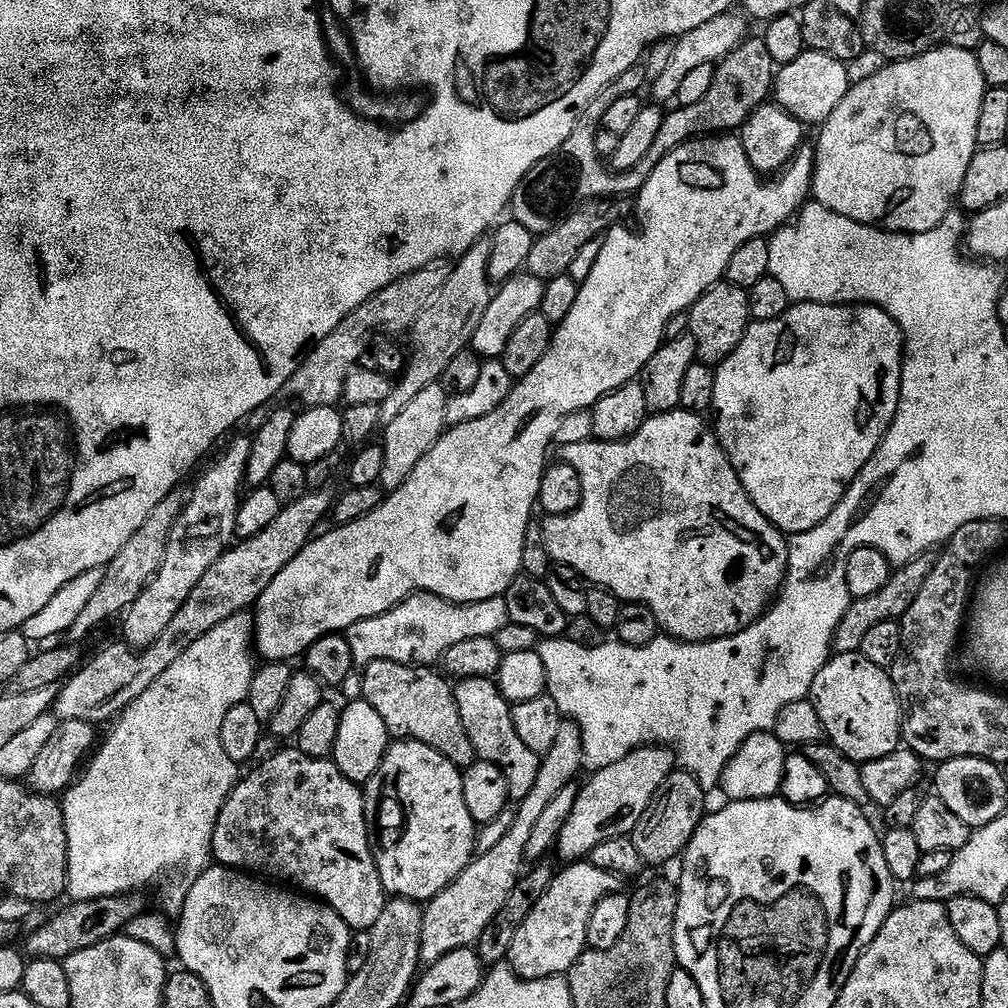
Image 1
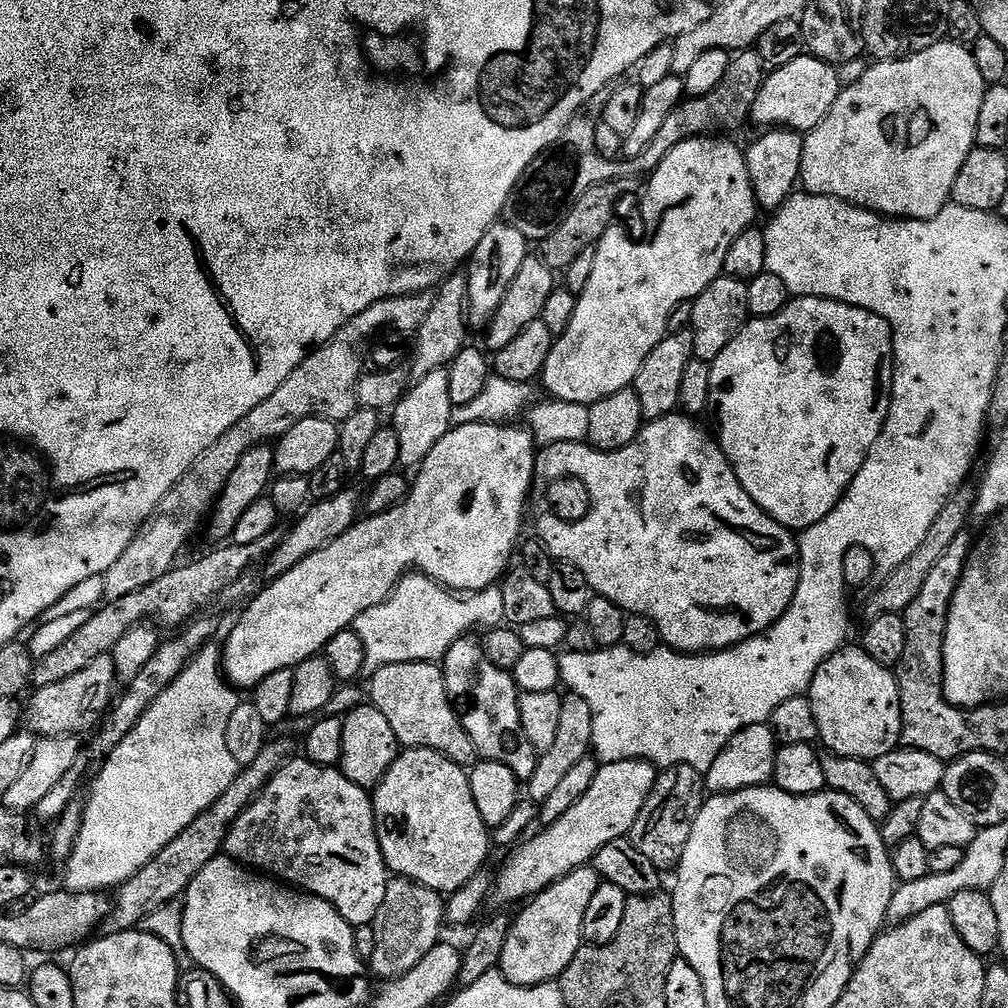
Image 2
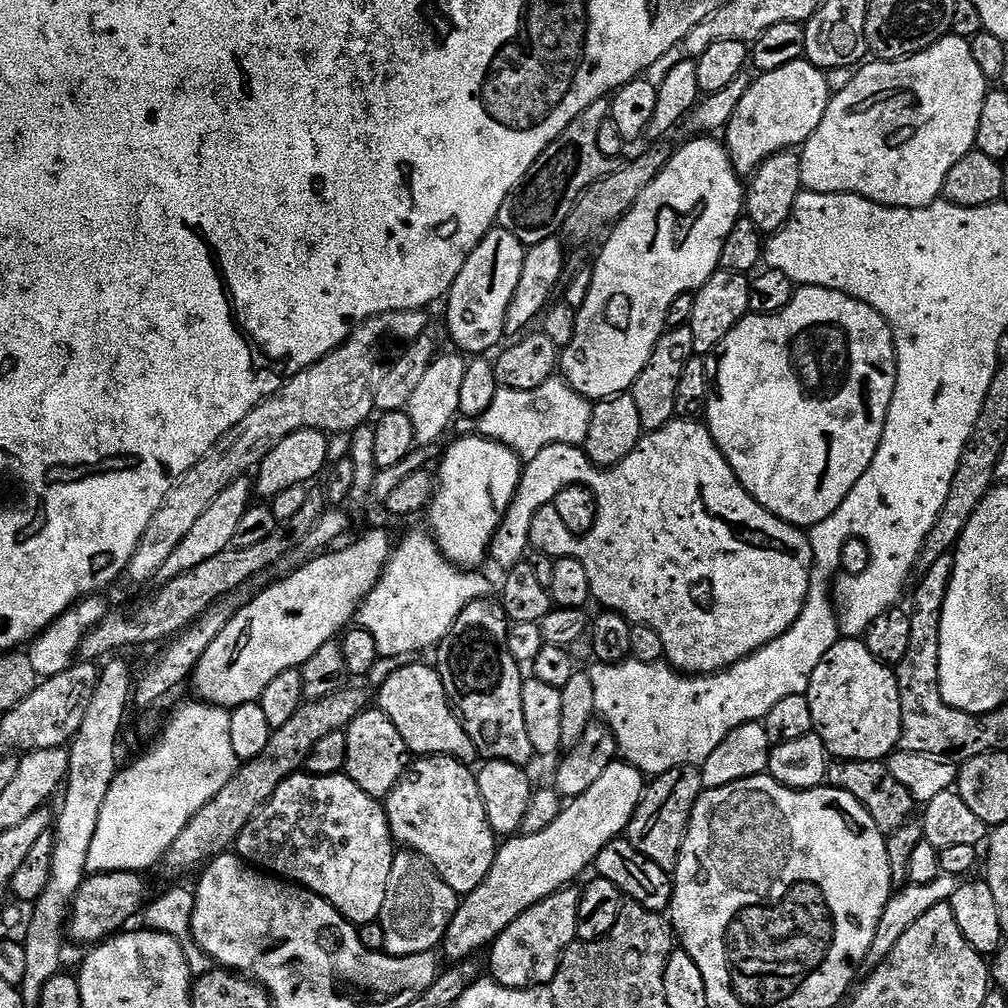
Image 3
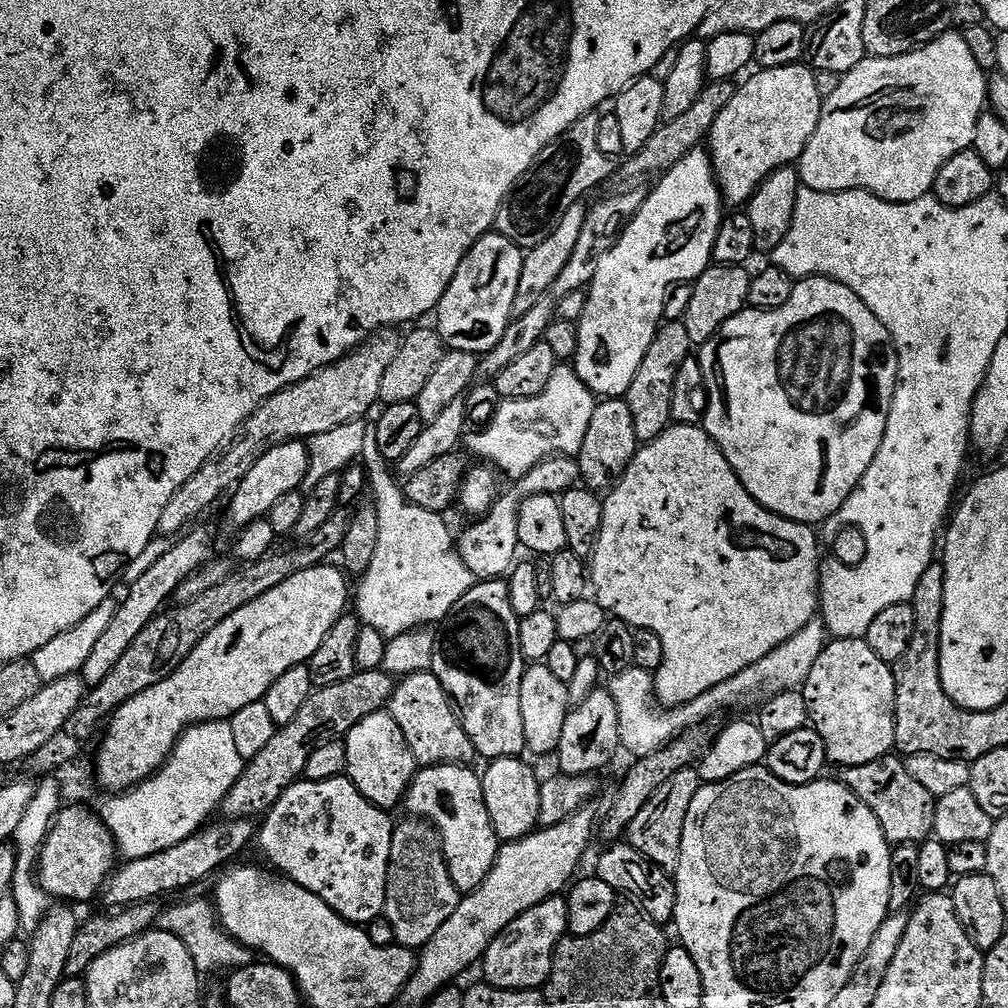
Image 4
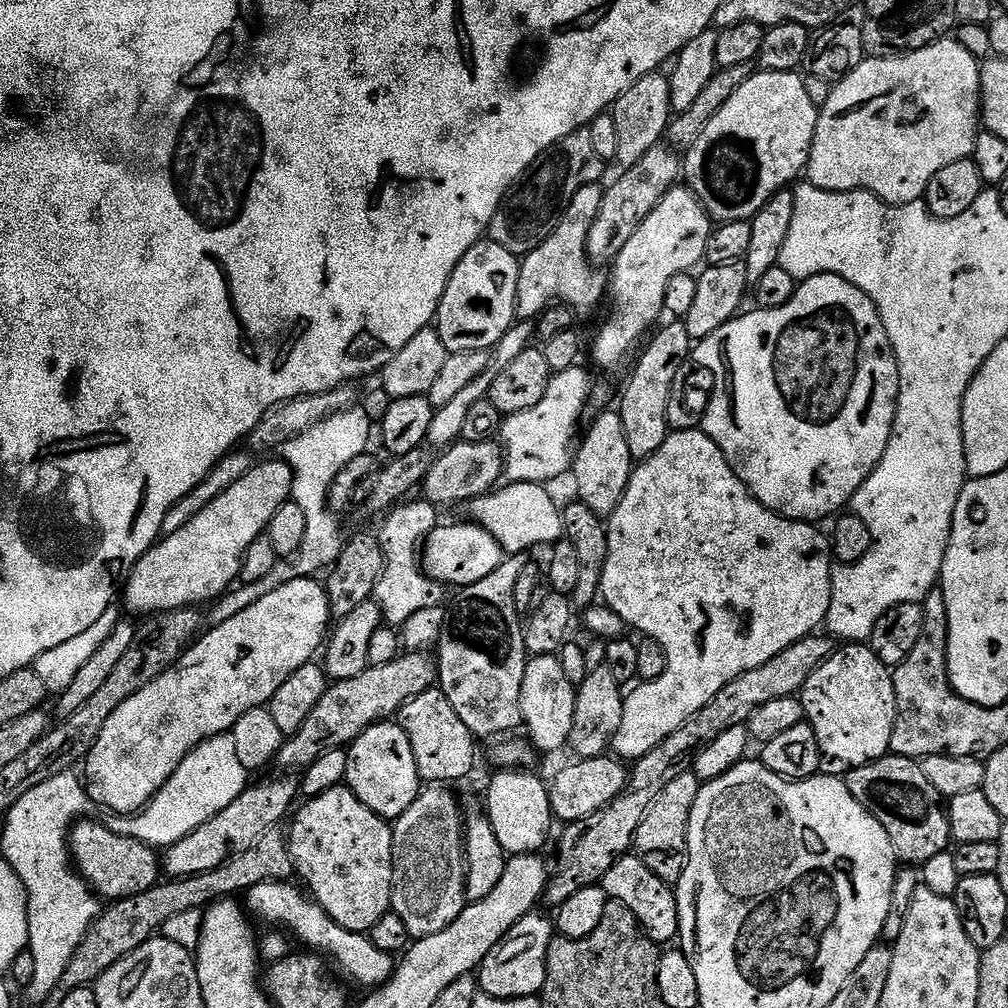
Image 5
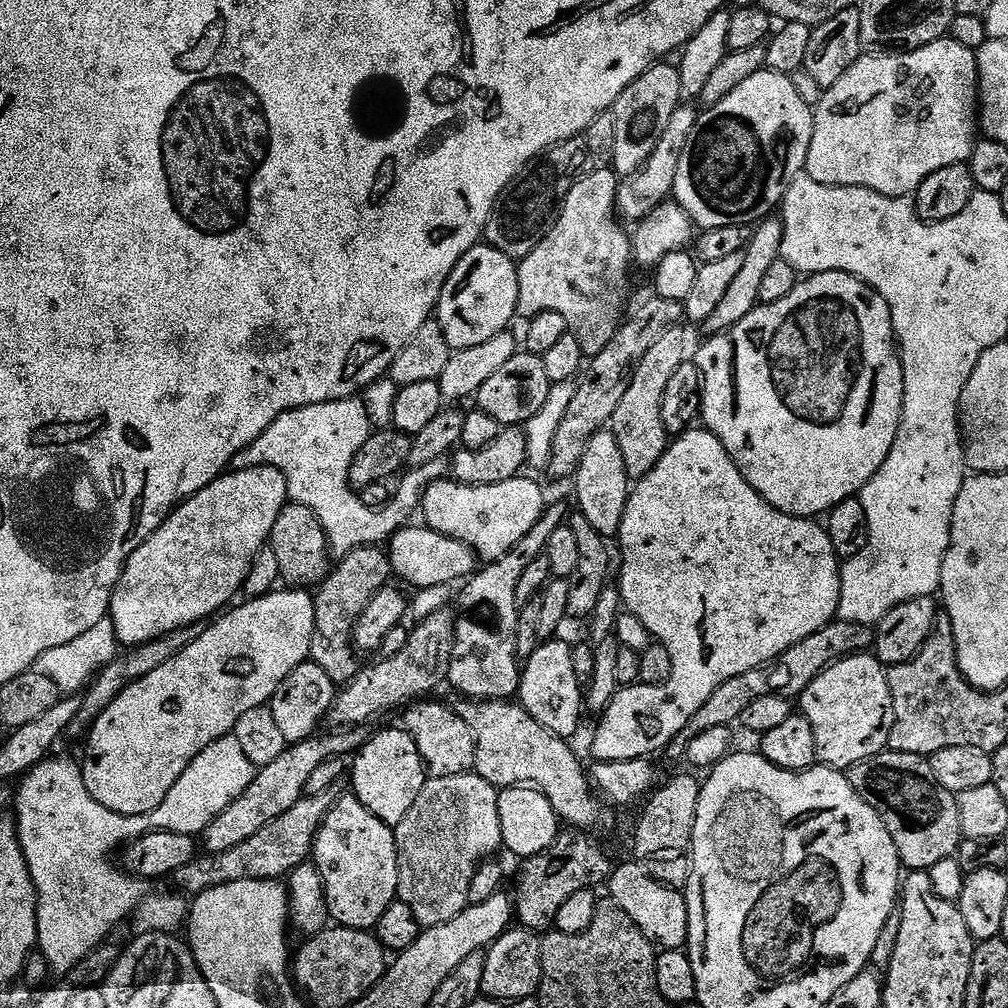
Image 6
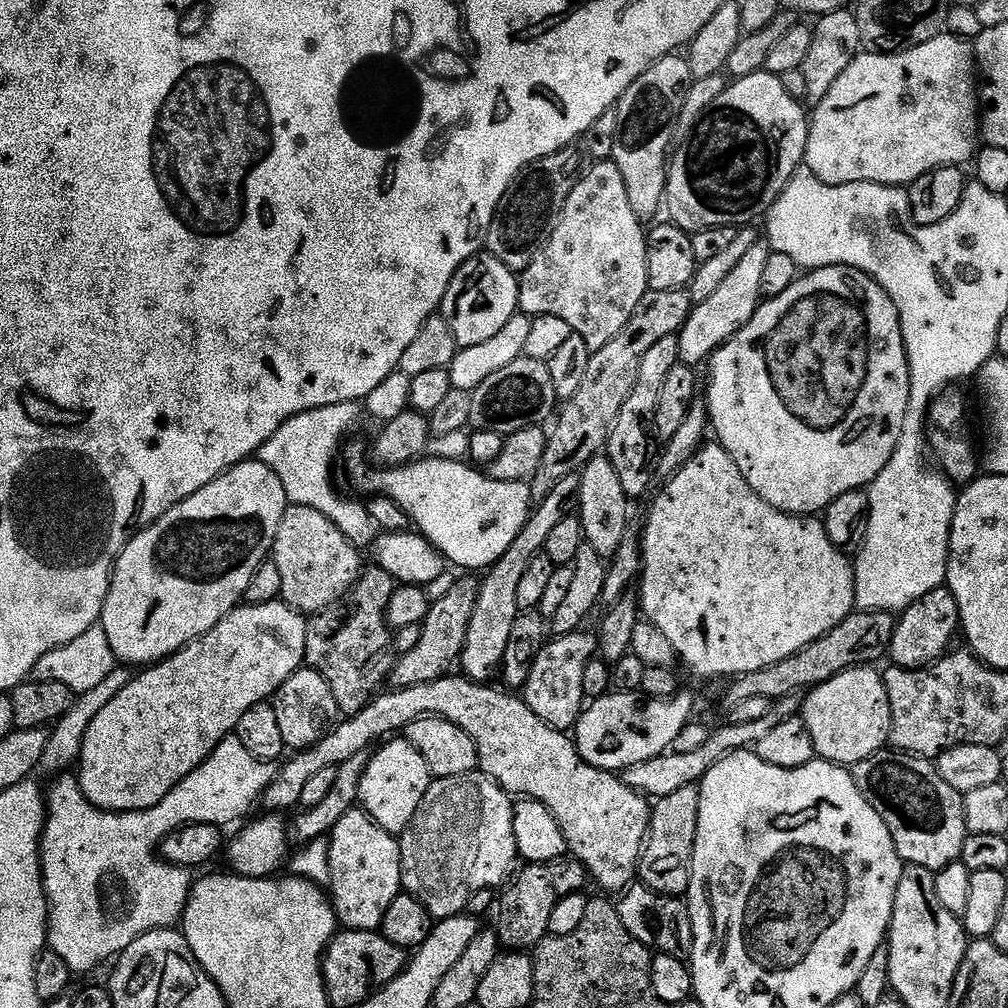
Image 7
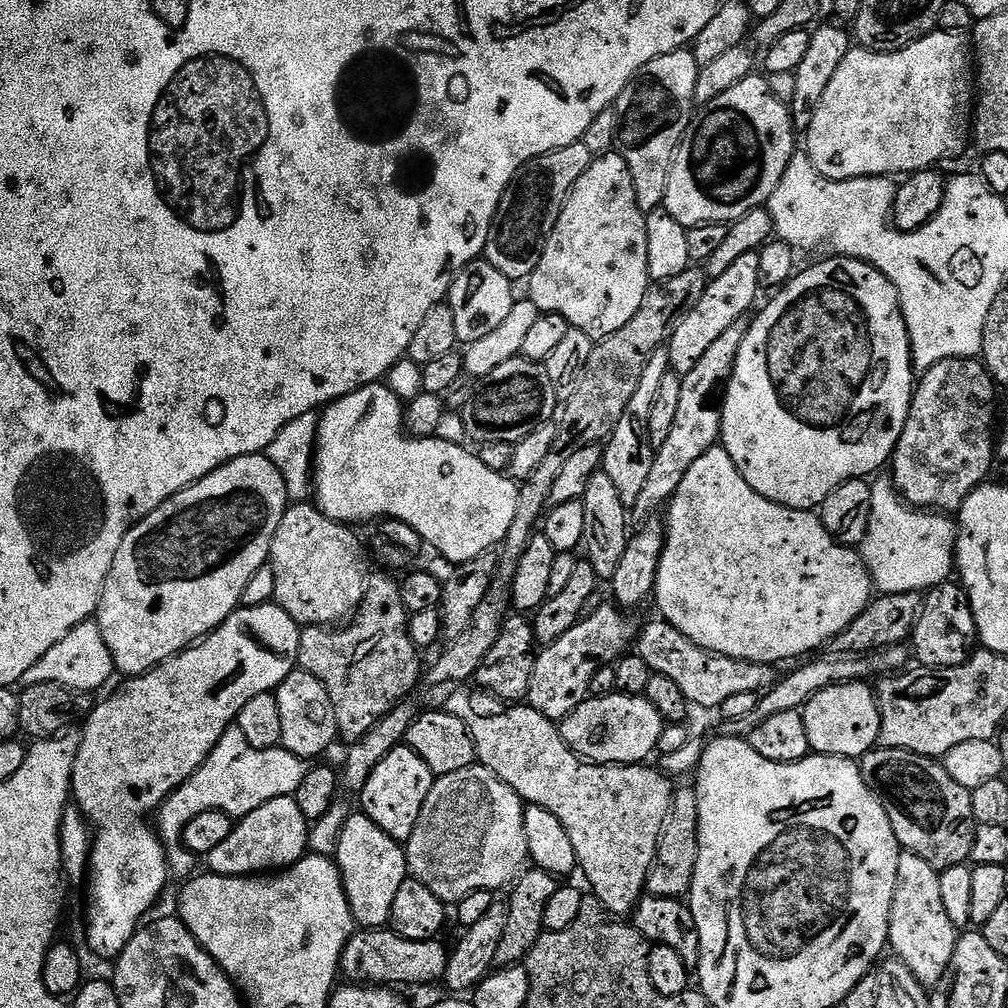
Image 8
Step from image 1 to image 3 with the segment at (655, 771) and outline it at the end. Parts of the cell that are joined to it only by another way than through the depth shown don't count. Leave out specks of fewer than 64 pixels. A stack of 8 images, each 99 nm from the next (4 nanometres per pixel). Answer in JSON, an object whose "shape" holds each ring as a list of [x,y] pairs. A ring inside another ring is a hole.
{"shape":[[[614,762],[610,766],[606,766],[602,778],[598,778],[598,782],[594,782],[594,786],[590,786],[590,790],[586,790],[586,794],[575,797],[569,803],[572,804],[569,808],[567,805],[561,810],[558,818],[554,818],[554,822],[550,826],[546,826],[546,830],[542,830],[542,834],[530,834],[529,836],[516,834],[505,839],[497,847],[494,866],[490,866],[490,874],[484,879],[482,886],[478,886],[478,890],[467,893],[461,899],[458,910],[448,927],[448,934],[444,937],[443,955],[447,959],[449,956],[449,961],[452,962],[475,957],[480,954],[476,952],[482,951],[484,947],[485,951],[489,946],[495,944],[496,939],[506,930],[506,926],[510,926],[510,922],[514,922],[514,918],[518,918],[523,912],[530,910],[530,906],[542,902],[559,888],[567,888],[576,882],[576,879],[587,868],[589,871],[595,865],[597,854],[611,840],[621,839],[627,833],[628,824],[632,820],[633,814],[636,813],[636,807],[640,804],[640,799],[644,797],[645,791],[646,777],[643,772],[639,772],[633,764]]]}

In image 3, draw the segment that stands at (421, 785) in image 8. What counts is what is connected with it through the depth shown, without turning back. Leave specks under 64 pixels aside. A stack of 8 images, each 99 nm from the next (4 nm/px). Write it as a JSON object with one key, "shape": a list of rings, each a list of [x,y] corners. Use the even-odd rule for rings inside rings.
{"shape":[[[369,710],[354,718],[354,722],[346,731],[346,775],[358,786],[362,786],[366,794],[370,794],[375,800],[383,801],[399,786],[400,779],[407,772],[410,763],[410,753],[406,742],[402,742],[402,734],[398,734],[394,722],[390,722],[390,718],[386,718],[386,714],[379,710]]]}

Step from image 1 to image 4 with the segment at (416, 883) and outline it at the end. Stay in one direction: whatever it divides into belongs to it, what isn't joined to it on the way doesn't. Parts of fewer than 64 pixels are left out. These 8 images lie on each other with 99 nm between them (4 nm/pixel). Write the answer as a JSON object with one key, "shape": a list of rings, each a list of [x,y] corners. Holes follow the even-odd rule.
{"shape":[[[436,764],[432,768],[420,768],[412,778],[406,797],[406,808],[408,804],[412,811],[409,813],[428,821],[440,833],[450,878],[461,894],[478,890],[482,882],[486,882],[502,847],[486,810],[482,779],[472,770],[463,764]]]}

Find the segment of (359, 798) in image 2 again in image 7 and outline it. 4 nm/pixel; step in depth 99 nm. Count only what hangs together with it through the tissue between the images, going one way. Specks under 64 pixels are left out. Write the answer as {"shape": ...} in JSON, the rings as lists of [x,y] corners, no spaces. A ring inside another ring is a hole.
{"shape":[[[353,806],[349,812],[342,814],[330,833],[329,839],[330,898],[336,909],[337,921],[345,929],[354,932],[375,932],[384,923],[386,910],[390,902],[402,895],[402,866],[400,865],[400,842],[393,833],[382,830],[374,823],[371,816],[359,807]]]}

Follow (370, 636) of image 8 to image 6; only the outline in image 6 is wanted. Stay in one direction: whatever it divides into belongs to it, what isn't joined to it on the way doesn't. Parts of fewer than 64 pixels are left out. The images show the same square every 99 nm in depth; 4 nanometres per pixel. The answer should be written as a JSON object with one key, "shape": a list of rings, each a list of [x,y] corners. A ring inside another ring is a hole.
{"shape":[[[383,547],[357,548],[340,560],[341,564],[329,573],[314,594],[314,634],[312,635],[311,663],[322,666],[337,686],[349,684],[361,671],[358,653],[352,642],[352,631],[361,614],[383,588],[389,587],[393,571],[389,553]]]}

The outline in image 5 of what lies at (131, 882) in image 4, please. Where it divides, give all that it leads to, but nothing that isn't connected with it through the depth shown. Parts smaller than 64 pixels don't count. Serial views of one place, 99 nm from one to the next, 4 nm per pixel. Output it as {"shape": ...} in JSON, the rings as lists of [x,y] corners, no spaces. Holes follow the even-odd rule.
{"shape":[[[292,774],[280,775],[284,776],[277,780],[264,780],[261,784],[253,783],[245,788],[242,794],[238,794],[238,798],[234,798],[234,802],[230,802],[230,806],[226,806],[226,810],[214,814],[210,822],[202,822],[198,830],[170,845],[162,856],[163,871],[172,878],[200,875],[222,866],[232,856],[249,850],[252,843],[258,842],[262,834],[266,834],[266,830],[277,827],[281,823],[279,820],[284,815],[287,817],[297,803],[297,777]]]}

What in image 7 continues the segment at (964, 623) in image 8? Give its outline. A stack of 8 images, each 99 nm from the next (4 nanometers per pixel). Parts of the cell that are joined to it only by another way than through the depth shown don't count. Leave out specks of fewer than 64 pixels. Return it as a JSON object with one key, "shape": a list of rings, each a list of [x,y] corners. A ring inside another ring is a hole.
{"shape":[[[947,586],[935,588],[899,613],[887,655],[892,656],[891,663],[898,668],[927,668],[953,647],[952,639],[960,631],[960,611],[954,594]]]}

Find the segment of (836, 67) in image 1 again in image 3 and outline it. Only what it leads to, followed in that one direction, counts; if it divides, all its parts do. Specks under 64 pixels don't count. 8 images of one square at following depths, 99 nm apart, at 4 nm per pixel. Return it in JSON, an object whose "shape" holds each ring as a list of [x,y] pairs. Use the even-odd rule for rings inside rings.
{"shape":[[[795,60],[778,70],[759,73],[755,78],[722,136],[732,164],[744,178],[751,177],[774,154],[804,145],[814,130],[818,130],[830,99],[824,72],[809,60]]]}

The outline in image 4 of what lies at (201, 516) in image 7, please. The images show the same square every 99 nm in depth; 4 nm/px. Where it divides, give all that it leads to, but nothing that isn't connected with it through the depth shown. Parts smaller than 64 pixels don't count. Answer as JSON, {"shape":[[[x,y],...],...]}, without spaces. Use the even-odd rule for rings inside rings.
{"shape":[[[291,440],[282,446],[274,446],[274,450],[270,450],[270,454],[258,458],[254,470],[250,470],[250,474],[246,474],[246,478],[242,478],[242,482],[236,485],[231,493],[232,505],[228,508],[228,516],[232,519],[233,529],[239,530],[247,527],[250,522],[265,519],[268,512],[274,510],[274,506],[278,506],[278,502],[282,502],[282,498],[286,498],[286,494],[297,491],[307,476],[308,459],[309,445],[303,440]]]}

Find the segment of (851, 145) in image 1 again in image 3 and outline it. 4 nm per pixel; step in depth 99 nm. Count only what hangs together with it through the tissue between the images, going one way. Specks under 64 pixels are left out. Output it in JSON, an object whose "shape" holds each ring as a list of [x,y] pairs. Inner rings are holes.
{"shape":[[[943,36],[934,46],[922,50],[913,56],[907,56],[904,60],[886,60],[883,62],[868,62],[857,71],[854,82],[846,86],[846,90],[835,93],[828,101],[828,109],[811,138],[802,145],[799,153],[800,169],[802,170],[802,185],[809,192],[853,192],[866,197],[879,204],[885,204],[887,208],[928,208],[934,201],[941,199],[946,174],[966,158],[968,152],[976,147],[976,135],[978,134],[978,117],[982,114],[982,102],[990,90],[989,81],[984,79],[982,70],[978,70],[974,62],[974,54],[970,54],[968,41],[961,36]]]}

